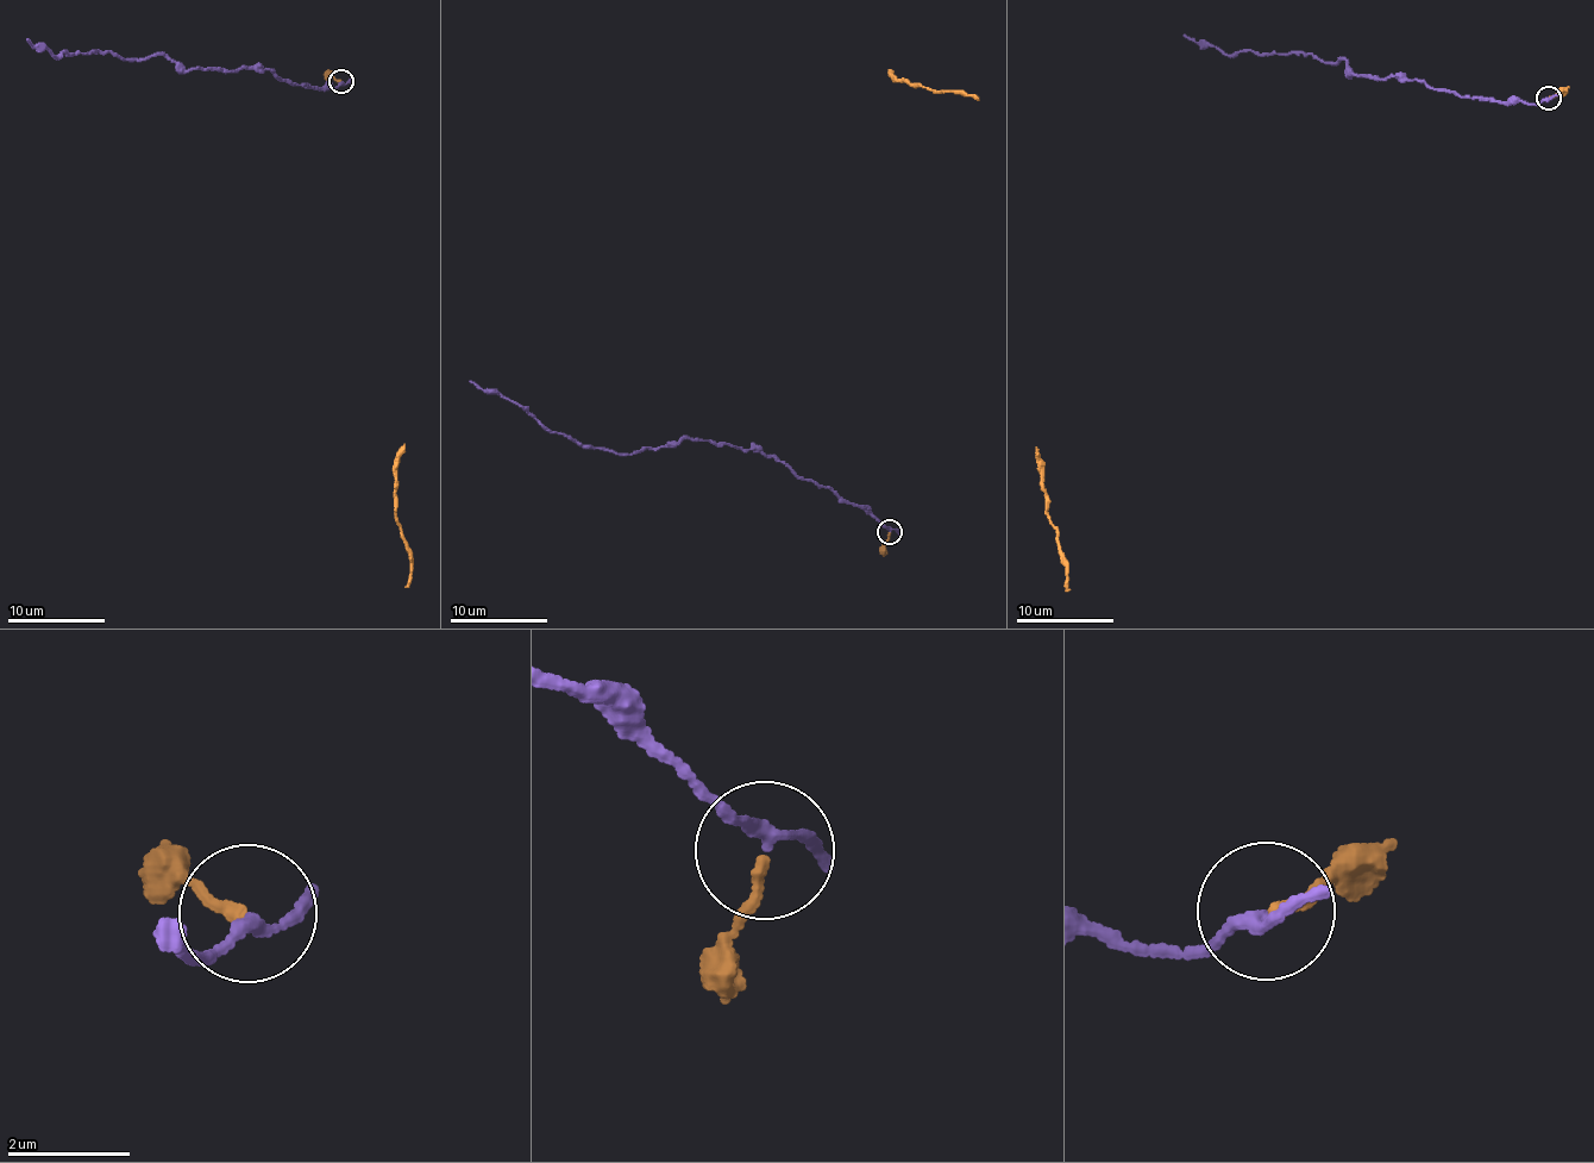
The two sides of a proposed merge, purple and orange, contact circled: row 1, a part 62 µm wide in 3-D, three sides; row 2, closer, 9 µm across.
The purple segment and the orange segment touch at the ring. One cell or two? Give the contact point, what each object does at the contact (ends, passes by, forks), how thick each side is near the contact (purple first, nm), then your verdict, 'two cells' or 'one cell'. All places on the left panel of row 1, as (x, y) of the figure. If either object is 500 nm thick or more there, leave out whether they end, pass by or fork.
at (341, 81); purple passes by; orange ends there; 160 nm thick on the purple side, 180 nm on the other; one cell

